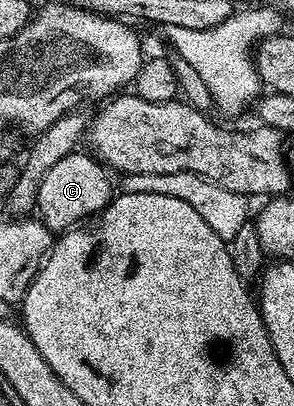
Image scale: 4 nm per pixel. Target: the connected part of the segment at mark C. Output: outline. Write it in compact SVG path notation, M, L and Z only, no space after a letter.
M76 152L65 156L65 160L53 164L53 168L45 172L45 180L41 180L37 217L52 232L66 232L80 225L104 210L113 197L111 182L107 179L108 171L102 162L87 154Z

